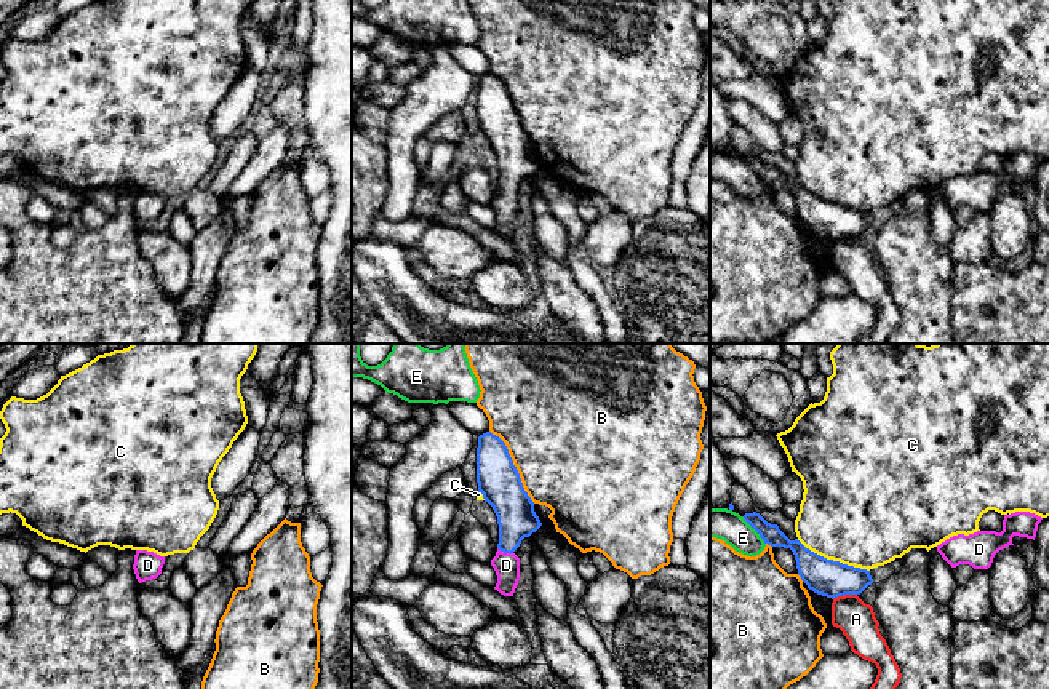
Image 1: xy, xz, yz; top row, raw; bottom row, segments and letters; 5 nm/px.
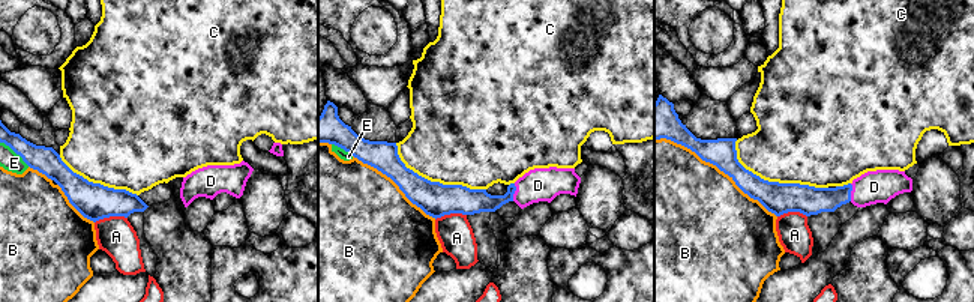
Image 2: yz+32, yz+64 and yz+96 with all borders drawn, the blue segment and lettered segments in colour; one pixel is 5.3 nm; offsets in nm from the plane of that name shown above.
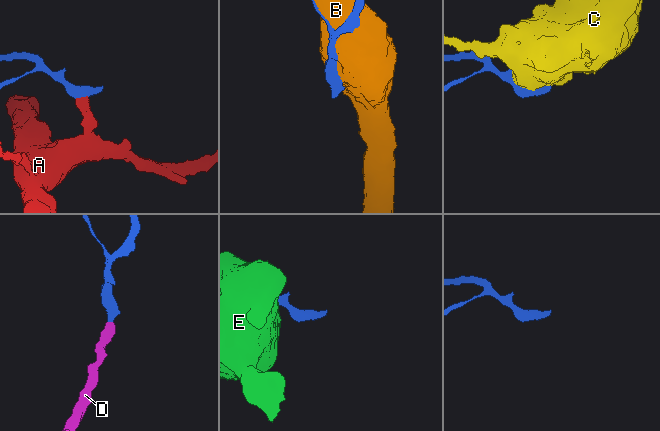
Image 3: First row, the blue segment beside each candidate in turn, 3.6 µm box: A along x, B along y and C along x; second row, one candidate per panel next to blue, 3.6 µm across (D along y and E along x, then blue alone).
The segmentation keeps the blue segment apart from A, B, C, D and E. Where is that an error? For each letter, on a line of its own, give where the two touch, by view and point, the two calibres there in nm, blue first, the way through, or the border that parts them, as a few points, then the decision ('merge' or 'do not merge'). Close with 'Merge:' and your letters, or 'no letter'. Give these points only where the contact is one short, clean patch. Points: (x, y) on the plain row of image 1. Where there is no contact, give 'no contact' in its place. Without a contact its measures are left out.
A: yz (843, 237) | 190/190 nm | along yz (856, 235), (832, 240) | do not merge
B: xz (514, 107) | 220/480 nm | do not merge
C: yz (832, 202) | 190/500 nm | do not merge
D: xz (506, 194) | 190/130 nm | across xz (515, 155), (506, 194), (506, 207) | merge
E: yz (755, 171) | 100/160 nm | do not merge
Merge: D

